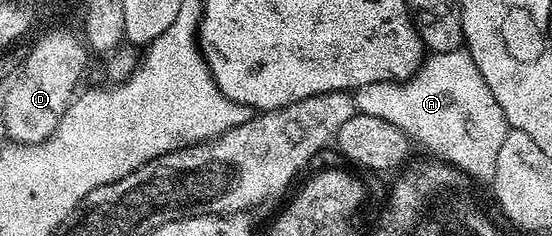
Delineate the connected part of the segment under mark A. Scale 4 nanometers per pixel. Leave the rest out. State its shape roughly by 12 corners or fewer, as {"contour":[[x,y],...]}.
{"contour":[[465,49],[355,107],[458,172],[492,180],[511,130]]}

